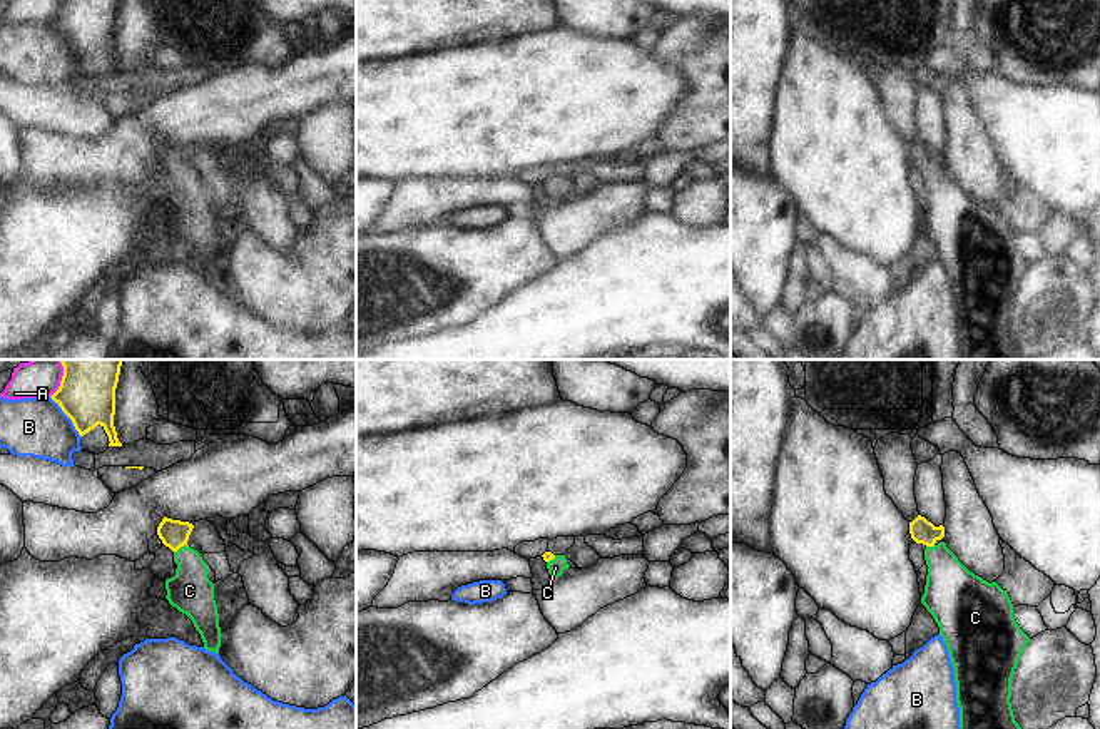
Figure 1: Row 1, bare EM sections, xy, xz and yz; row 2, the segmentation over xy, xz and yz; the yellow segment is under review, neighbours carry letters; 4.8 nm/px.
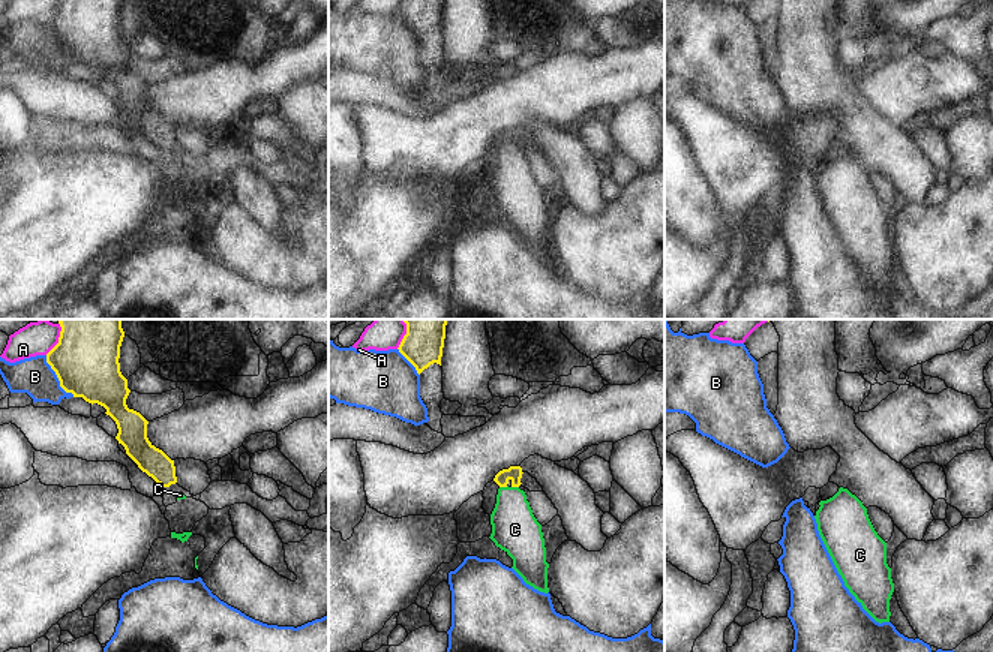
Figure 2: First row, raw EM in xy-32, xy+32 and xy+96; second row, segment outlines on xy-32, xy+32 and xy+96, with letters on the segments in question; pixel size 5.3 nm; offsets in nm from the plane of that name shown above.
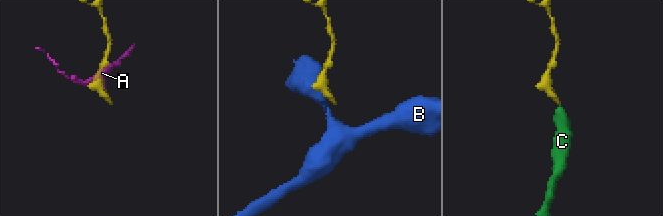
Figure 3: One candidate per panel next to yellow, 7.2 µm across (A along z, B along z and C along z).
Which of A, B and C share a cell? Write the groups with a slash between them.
A / B / C

